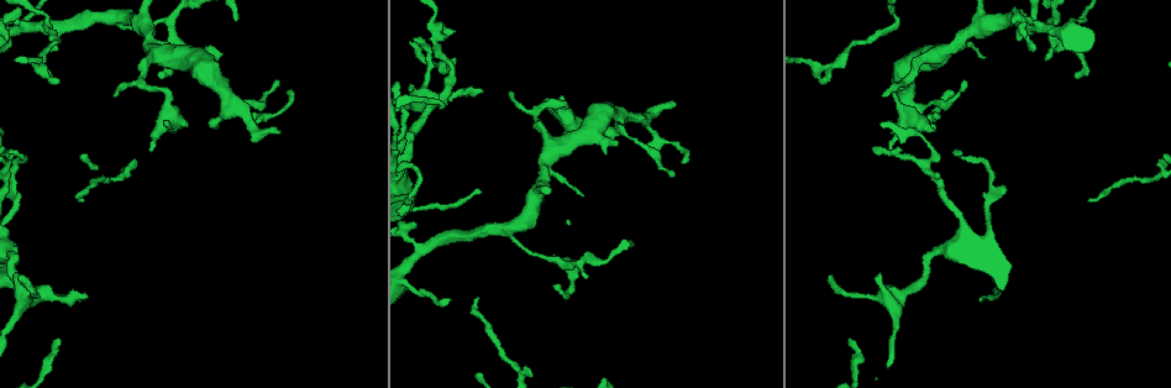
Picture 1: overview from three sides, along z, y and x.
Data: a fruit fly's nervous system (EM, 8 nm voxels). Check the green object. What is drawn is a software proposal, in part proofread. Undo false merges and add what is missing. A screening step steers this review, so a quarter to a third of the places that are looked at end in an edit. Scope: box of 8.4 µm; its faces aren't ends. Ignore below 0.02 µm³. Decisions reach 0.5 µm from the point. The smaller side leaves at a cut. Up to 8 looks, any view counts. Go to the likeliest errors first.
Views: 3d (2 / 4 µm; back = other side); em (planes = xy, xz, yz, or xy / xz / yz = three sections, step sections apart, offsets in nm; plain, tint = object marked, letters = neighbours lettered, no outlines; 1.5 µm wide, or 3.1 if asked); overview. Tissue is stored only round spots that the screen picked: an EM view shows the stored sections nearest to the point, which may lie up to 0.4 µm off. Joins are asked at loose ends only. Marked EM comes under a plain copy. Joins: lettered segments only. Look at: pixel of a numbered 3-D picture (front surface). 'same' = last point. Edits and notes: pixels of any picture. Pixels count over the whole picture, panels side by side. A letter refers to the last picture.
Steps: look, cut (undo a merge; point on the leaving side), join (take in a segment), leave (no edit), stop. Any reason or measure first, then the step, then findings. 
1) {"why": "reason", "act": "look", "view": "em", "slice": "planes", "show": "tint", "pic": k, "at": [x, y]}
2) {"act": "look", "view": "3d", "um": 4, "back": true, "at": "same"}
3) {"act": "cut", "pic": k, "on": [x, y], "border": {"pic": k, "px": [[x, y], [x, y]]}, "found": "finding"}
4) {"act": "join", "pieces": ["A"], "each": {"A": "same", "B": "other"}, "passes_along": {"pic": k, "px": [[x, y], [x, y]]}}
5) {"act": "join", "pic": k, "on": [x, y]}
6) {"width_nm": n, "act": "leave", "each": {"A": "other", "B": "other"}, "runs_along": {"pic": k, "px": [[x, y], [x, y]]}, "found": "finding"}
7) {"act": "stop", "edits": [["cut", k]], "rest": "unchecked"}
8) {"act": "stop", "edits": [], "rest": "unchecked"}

{"why": "branch stops here", "act": "look", "view": "em", "slice": "planes", "show": "letters", "pic": 1, "at": [823, 84]}

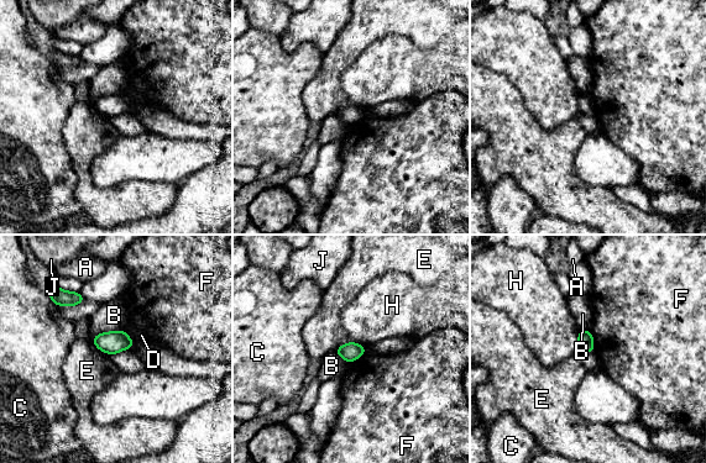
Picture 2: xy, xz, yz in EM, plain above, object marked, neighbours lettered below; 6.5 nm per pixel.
{"longest_contact_nm": ["B", 240], "act": "leave", "each": {"A": "other", "B": "other", "C": "other", "D": "other", "E": "other", "F": "other", "H": "other", "J": "other"}, "border": {"pic": 2, "px": [[125, 330], [99, 332], [92, 340]]}, "found": "none of them fits"}

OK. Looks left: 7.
{"why": "thin end", "act": "look", "view": "3d", "um": 2, "pic": 1, "at": [285, 91]}

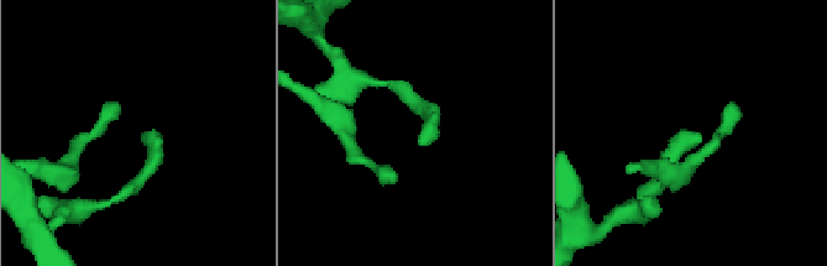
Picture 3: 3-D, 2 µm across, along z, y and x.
{"act": "look", "view": "em", "slice": "xy", "step": 8, "show": "letters", "pic": 3, "at": [695, 137]}

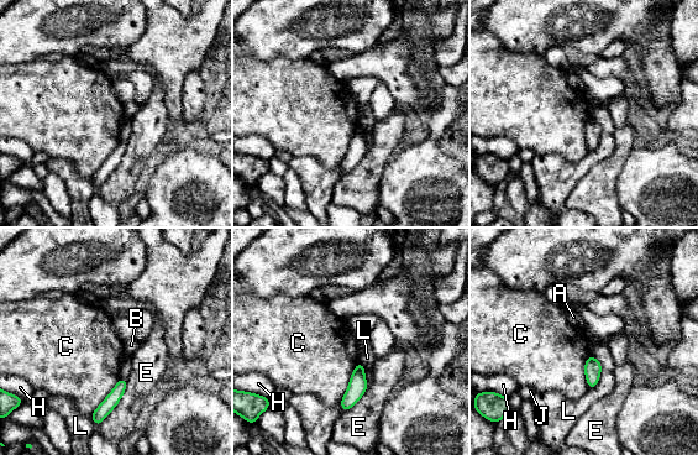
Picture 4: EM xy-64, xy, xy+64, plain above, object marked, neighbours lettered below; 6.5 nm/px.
{"why": "another direction", "act": "look", "view": "em", "slice": "planes", "show": "letters", "at": "same"}

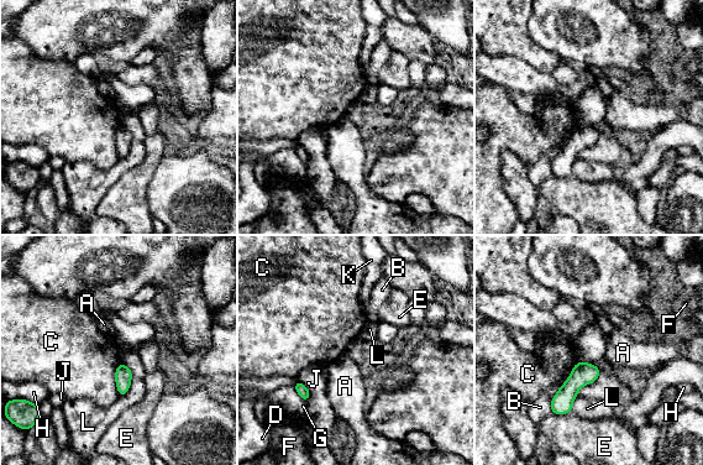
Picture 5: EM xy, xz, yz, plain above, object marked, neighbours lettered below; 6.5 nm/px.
{"longest_contact_nm": ["C", 320], "act": "leave", "each": {"A": "other", "B": "other", "C": "other", "D": "other", "E": "other", "F": "other", "G": "other", "H": "other", "J": "other", "K": "other", "L": "other"}, "border": {"pic": 5, "px": [[578, 361], [551, 400]]}, "found": "none of them fits"}

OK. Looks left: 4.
{"why": "arms part here", "act": "look", "view": "em", "slice": "yz", "step": 8, "show": "tint", "pic": 1, "at": [26, 26]}

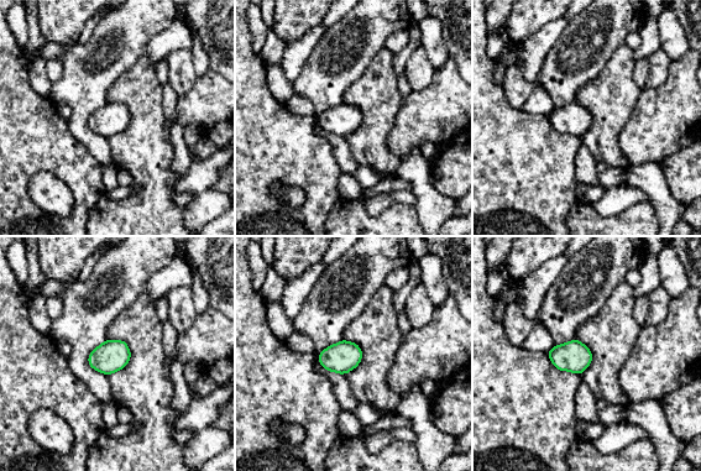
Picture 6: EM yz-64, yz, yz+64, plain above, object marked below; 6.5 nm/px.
{"act": "look", "view": "em", "slice": "planes", "show": "letters", "at": "same"}

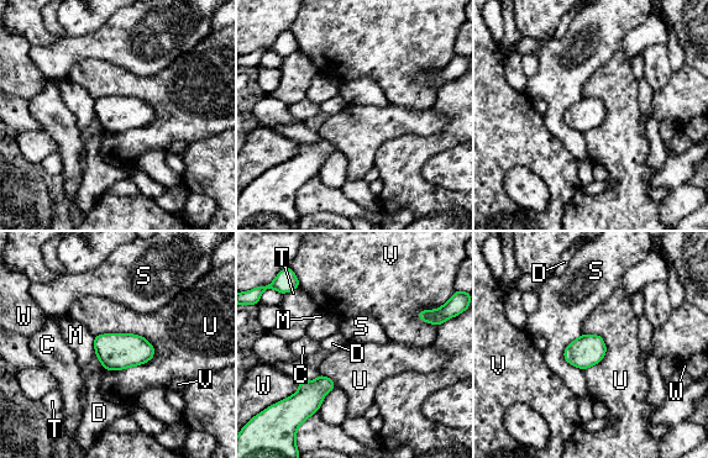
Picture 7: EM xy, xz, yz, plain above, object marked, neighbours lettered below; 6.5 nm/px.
{"longest_contact_nm": ["U", 420], "act": "leave", "each": {"C": "other", "D": "other", "M": "other", "S": "other", "T": "other", "U": "other", "V": "other", "W": "other"}, "border": {"pic": 7, "px": [[100, 362], [105, 369]]}, "found": "continuous, no second neuron"}

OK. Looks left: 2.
{"why": "branch stops here", "act": "look", "view": "em", "slice": "yz", "step": 4, "show": "letters", "pic": 1, "at": [983, 56]}

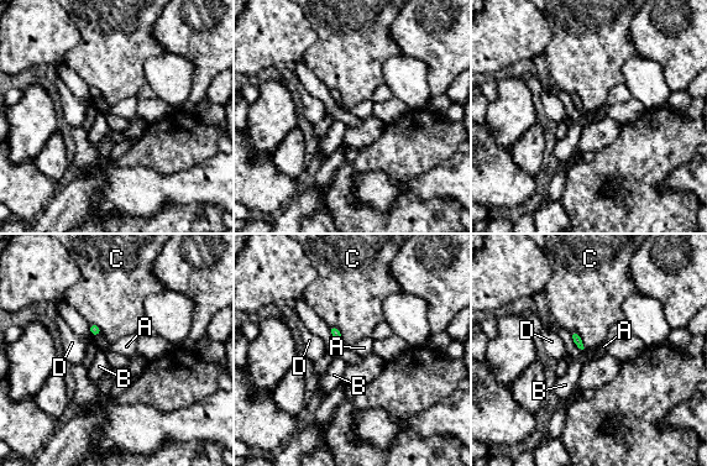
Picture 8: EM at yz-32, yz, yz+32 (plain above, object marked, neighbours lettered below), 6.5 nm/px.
{"act": "look", "view": "em", "slice": "planes", "show": "letters", "at": "same"}

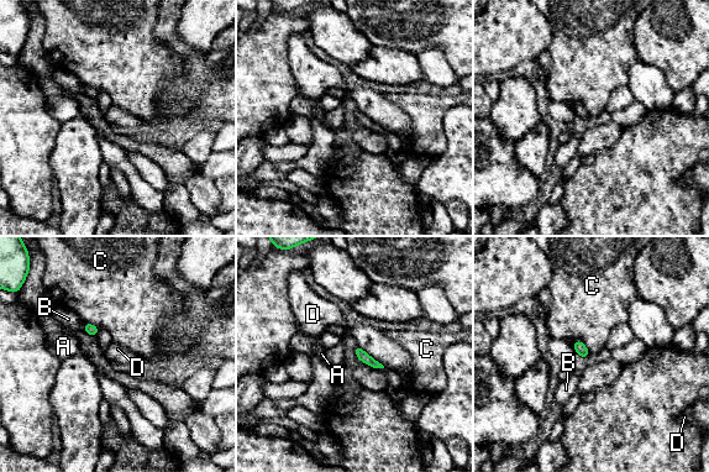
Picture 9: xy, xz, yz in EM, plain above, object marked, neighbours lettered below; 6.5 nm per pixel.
{"longest_contact_nm": ["C", 130], "act": "leave", "each": {"A": "other", "B": "other", "C": "other", "D": "other"}, "found": "none of them fits"}

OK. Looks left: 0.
{"act": "stop", "edits": [], "rest": "unchecked"}

